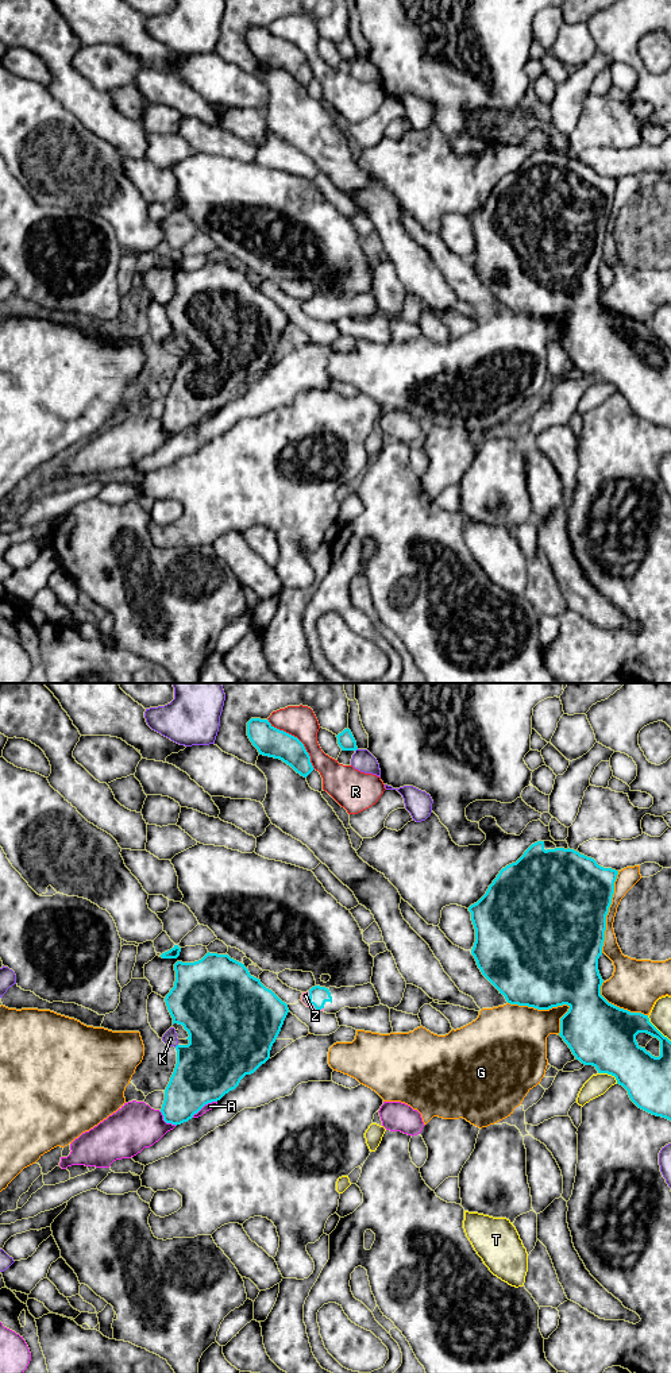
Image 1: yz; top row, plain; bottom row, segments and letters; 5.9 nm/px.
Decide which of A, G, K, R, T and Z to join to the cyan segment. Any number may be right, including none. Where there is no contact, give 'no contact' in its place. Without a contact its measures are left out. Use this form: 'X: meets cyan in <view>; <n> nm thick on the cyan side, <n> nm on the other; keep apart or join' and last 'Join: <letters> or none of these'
A: meets cyan in yz; 380 nm thick on the cyan side, 50 nm on the other; keep apart
G: meets cyan in yz; 500 nm thick on the cyan side, 420 nm on the other; keep apart
K: no contact; keep apart
R: meets cyan in yz; 180 nm thick on the cyan side, 190 nm on the other; keep apart
T: meets cyan in yz; 380 nm thick on the cyan side, 120 nm on the other; keep apart
Z: meets cyan in yz; 110 nm thick on the cyan side, 50 nm on the other; join
Join: Z

